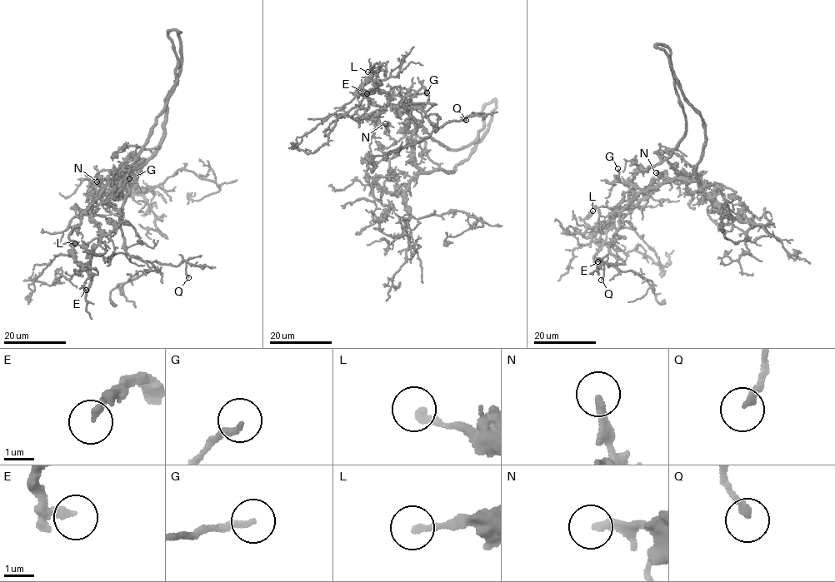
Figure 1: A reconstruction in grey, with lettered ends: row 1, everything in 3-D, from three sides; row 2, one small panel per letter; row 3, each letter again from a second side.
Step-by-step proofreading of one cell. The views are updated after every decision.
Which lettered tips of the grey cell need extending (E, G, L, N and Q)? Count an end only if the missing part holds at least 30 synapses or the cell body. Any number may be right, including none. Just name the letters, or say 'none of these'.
N

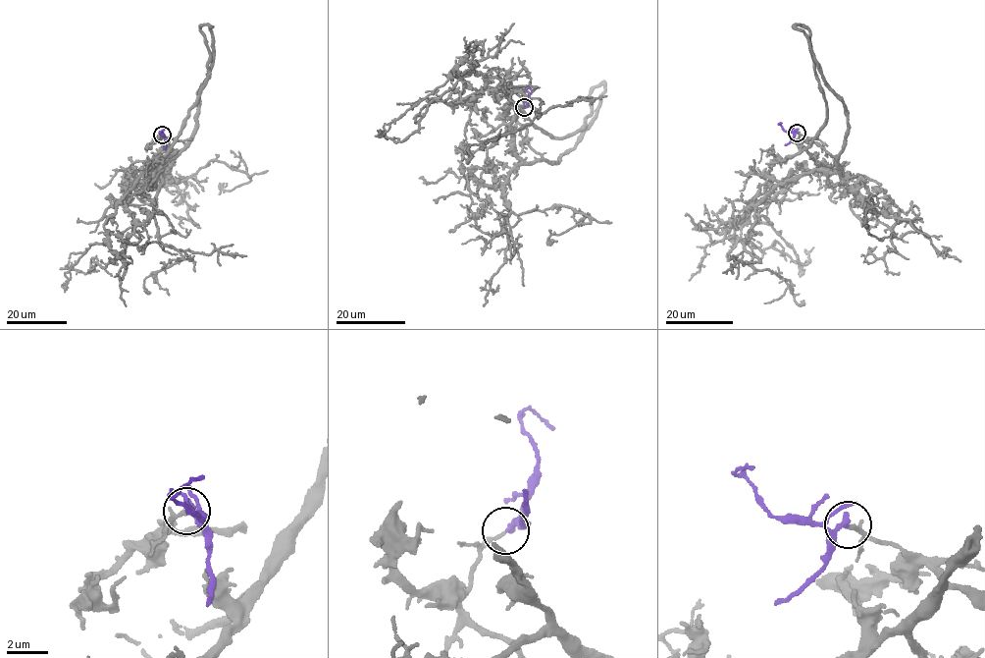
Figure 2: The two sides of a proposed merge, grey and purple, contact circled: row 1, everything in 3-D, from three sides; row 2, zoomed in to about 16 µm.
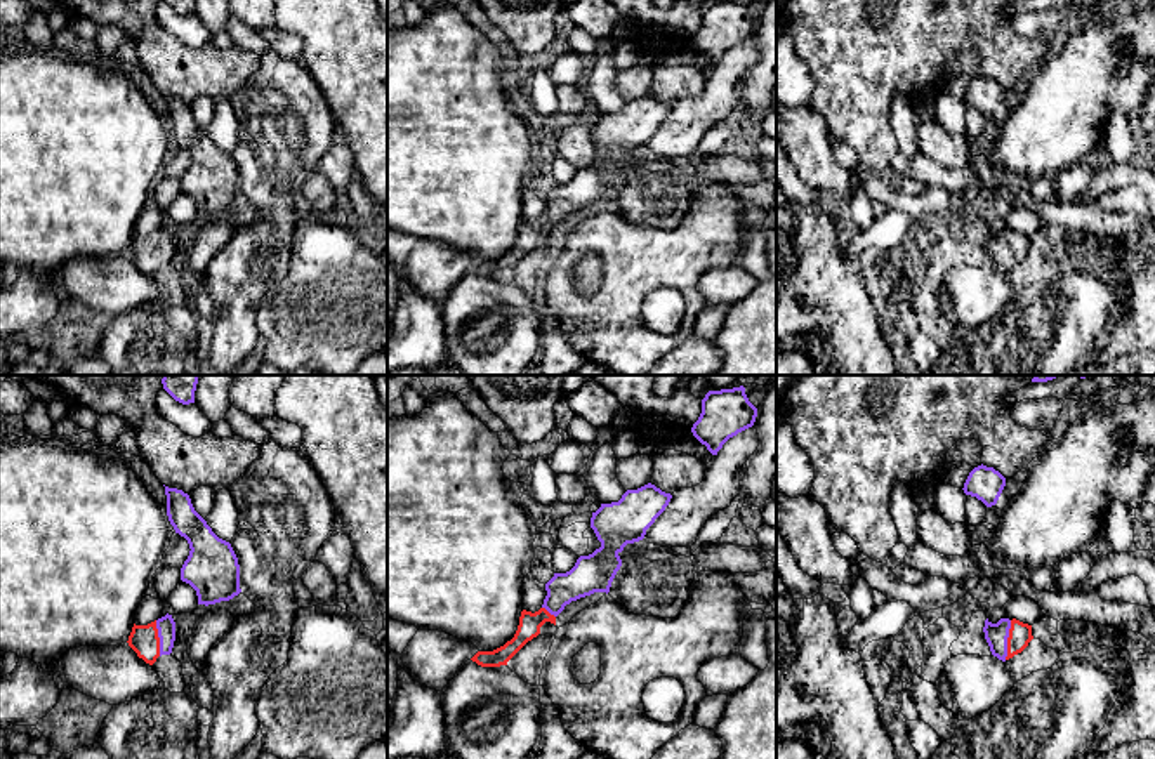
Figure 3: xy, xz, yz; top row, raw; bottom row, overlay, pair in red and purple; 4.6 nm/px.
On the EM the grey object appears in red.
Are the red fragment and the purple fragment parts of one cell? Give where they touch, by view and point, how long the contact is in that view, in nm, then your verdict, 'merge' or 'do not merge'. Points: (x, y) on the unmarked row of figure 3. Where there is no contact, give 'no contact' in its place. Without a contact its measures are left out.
meets red in yz at (1008, 250); contact 190 nm long; merge

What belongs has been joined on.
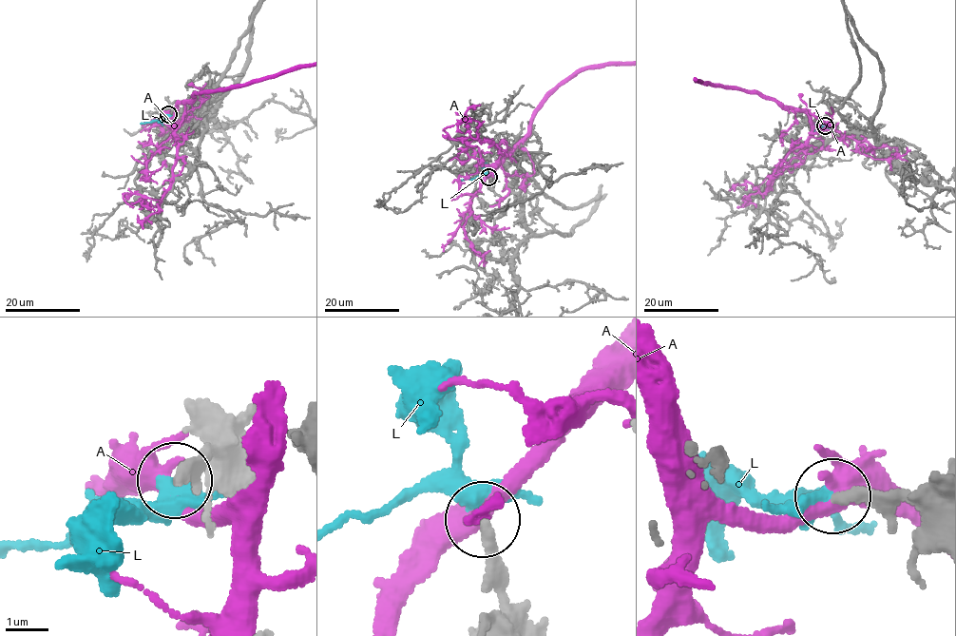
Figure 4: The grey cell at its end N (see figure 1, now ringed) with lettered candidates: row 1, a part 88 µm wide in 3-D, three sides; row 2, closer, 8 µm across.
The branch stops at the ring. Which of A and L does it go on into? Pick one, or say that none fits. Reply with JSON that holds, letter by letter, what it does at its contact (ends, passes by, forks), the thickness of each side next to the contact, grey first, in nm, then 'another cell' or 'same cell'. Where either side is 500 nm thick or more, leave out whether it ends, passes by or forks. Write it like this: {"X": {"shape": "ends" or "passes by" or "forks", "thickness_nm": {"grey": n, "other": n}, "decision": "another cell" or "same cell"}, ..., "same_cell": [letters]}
{"A": {"shape": "forks", "thickness_nm": {"grey": 280, "other": 400}, "decision": "another cell"}, "L": {"shape": "forks", "thickness_nm": {"grey": 280, "other": 240}, "decision": "same cell"}, "same_cell": ["L"]}

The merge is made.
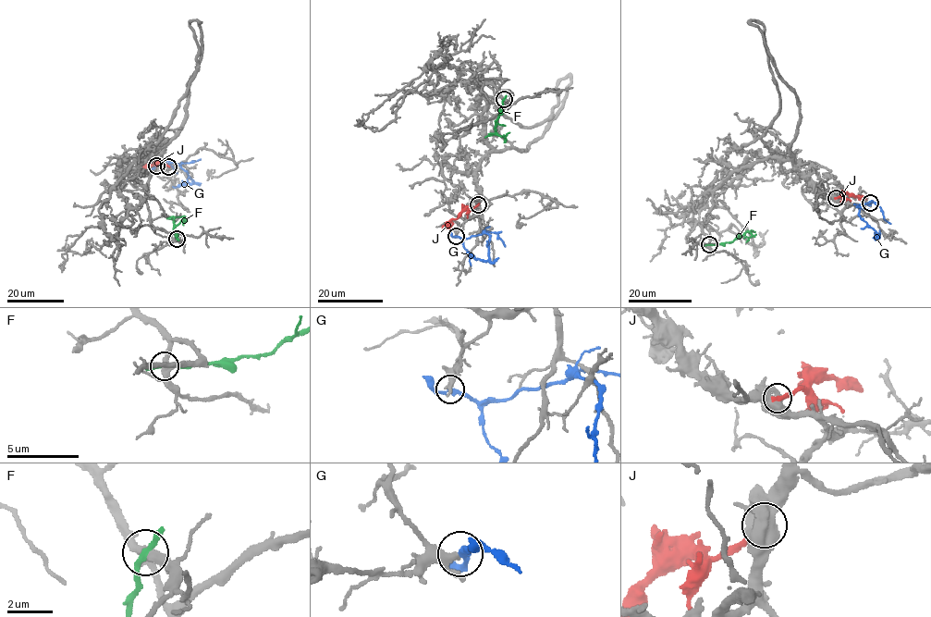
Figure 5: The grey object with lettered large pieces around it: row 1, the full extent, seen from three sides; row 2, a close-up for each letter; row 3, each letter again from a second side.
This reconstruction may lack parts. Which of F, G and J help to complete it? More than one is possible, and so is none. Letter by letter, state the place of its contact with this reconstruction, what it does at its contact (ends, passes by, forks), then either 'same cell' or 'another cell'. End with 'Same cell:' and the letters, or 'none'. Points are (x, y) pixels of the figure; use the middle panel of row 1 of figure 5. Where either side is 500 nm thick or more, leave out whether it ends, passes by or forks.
F: contact (504, 99); it passes by; another cell
G: contact (456, 236); it passes by; another cell
J: contact (478, 204); another cell
Same cell: none

